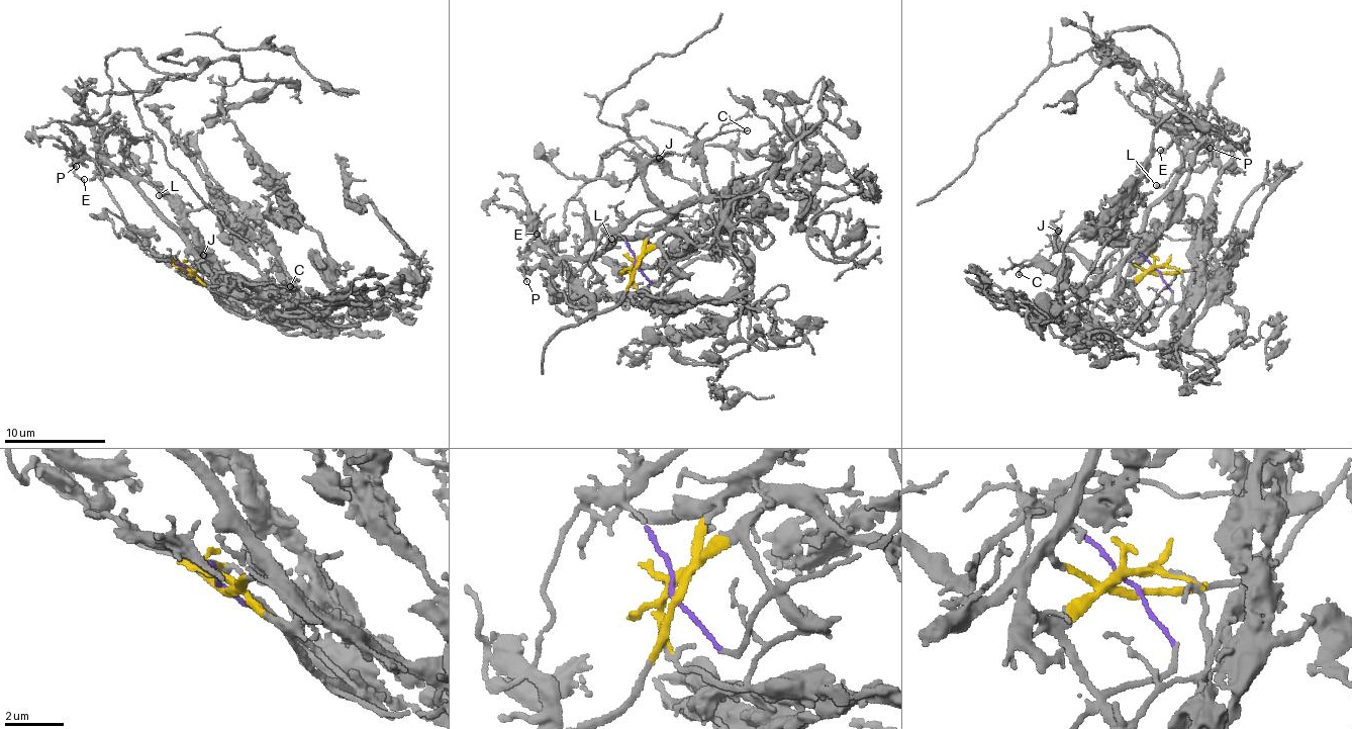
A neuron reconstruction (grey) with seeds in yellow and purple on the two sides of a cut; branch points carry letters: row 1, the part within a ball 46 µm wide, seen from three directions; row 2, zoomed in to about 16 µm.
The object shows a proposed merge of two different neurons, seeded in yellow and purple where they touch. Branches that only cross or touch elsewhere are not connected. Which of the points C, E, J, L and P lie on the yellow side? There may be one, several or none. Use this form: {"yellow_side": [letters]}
{"yellow_side": ["C", "E", "J", "L", "P"]}

